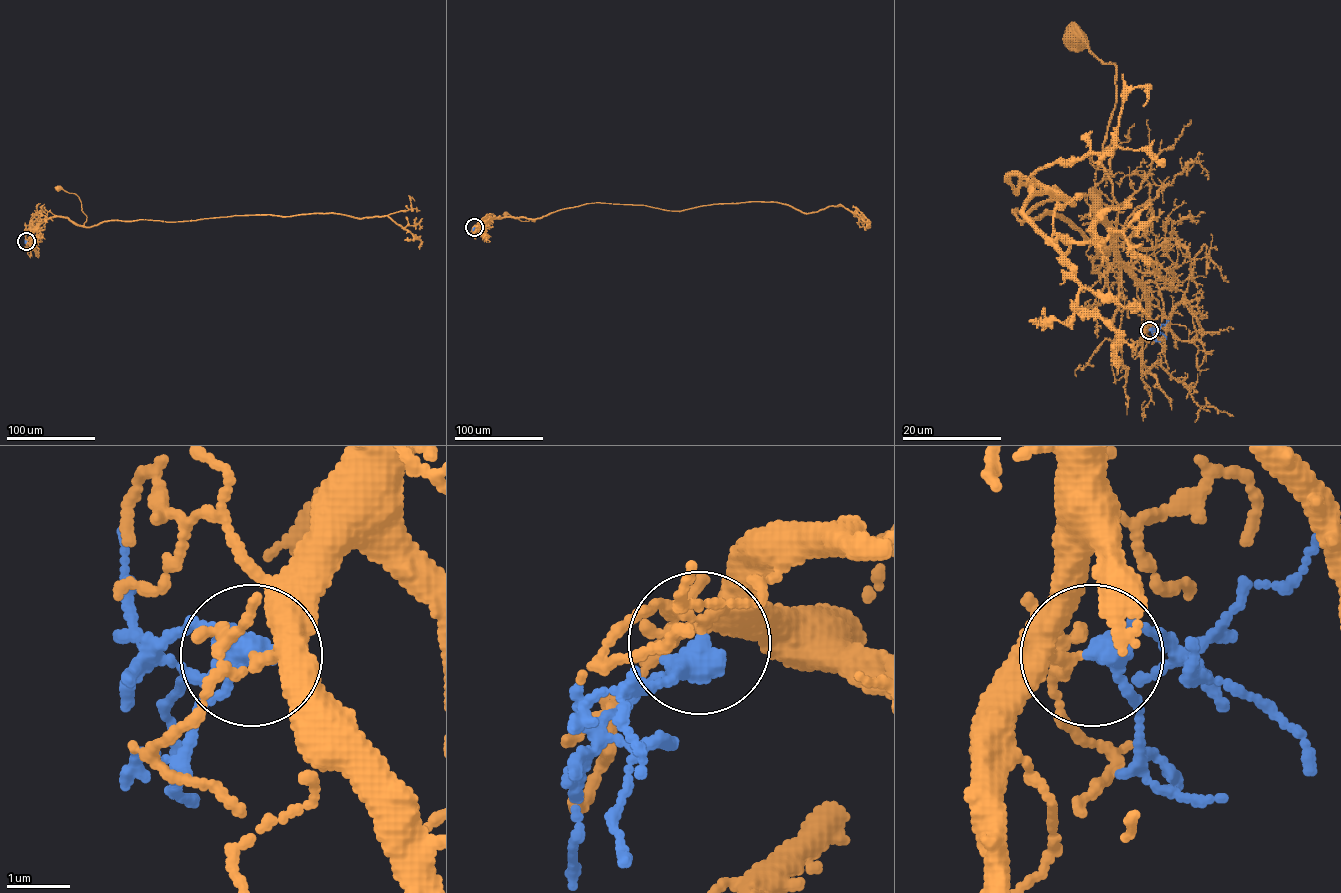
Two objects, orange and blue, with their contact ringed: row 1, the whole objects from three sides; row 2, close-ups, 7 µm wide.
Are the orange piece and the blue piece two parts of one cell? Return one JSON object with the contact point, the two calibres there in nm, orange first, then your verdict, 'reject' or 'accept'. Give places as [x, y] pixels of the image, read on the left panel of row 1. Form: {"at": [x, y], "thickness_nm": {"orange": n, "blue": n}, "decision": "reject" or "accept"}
{"at": [26, 241], "thickness_nm": {"orange": 140, "blue": 340}, "decision": "accept"}

